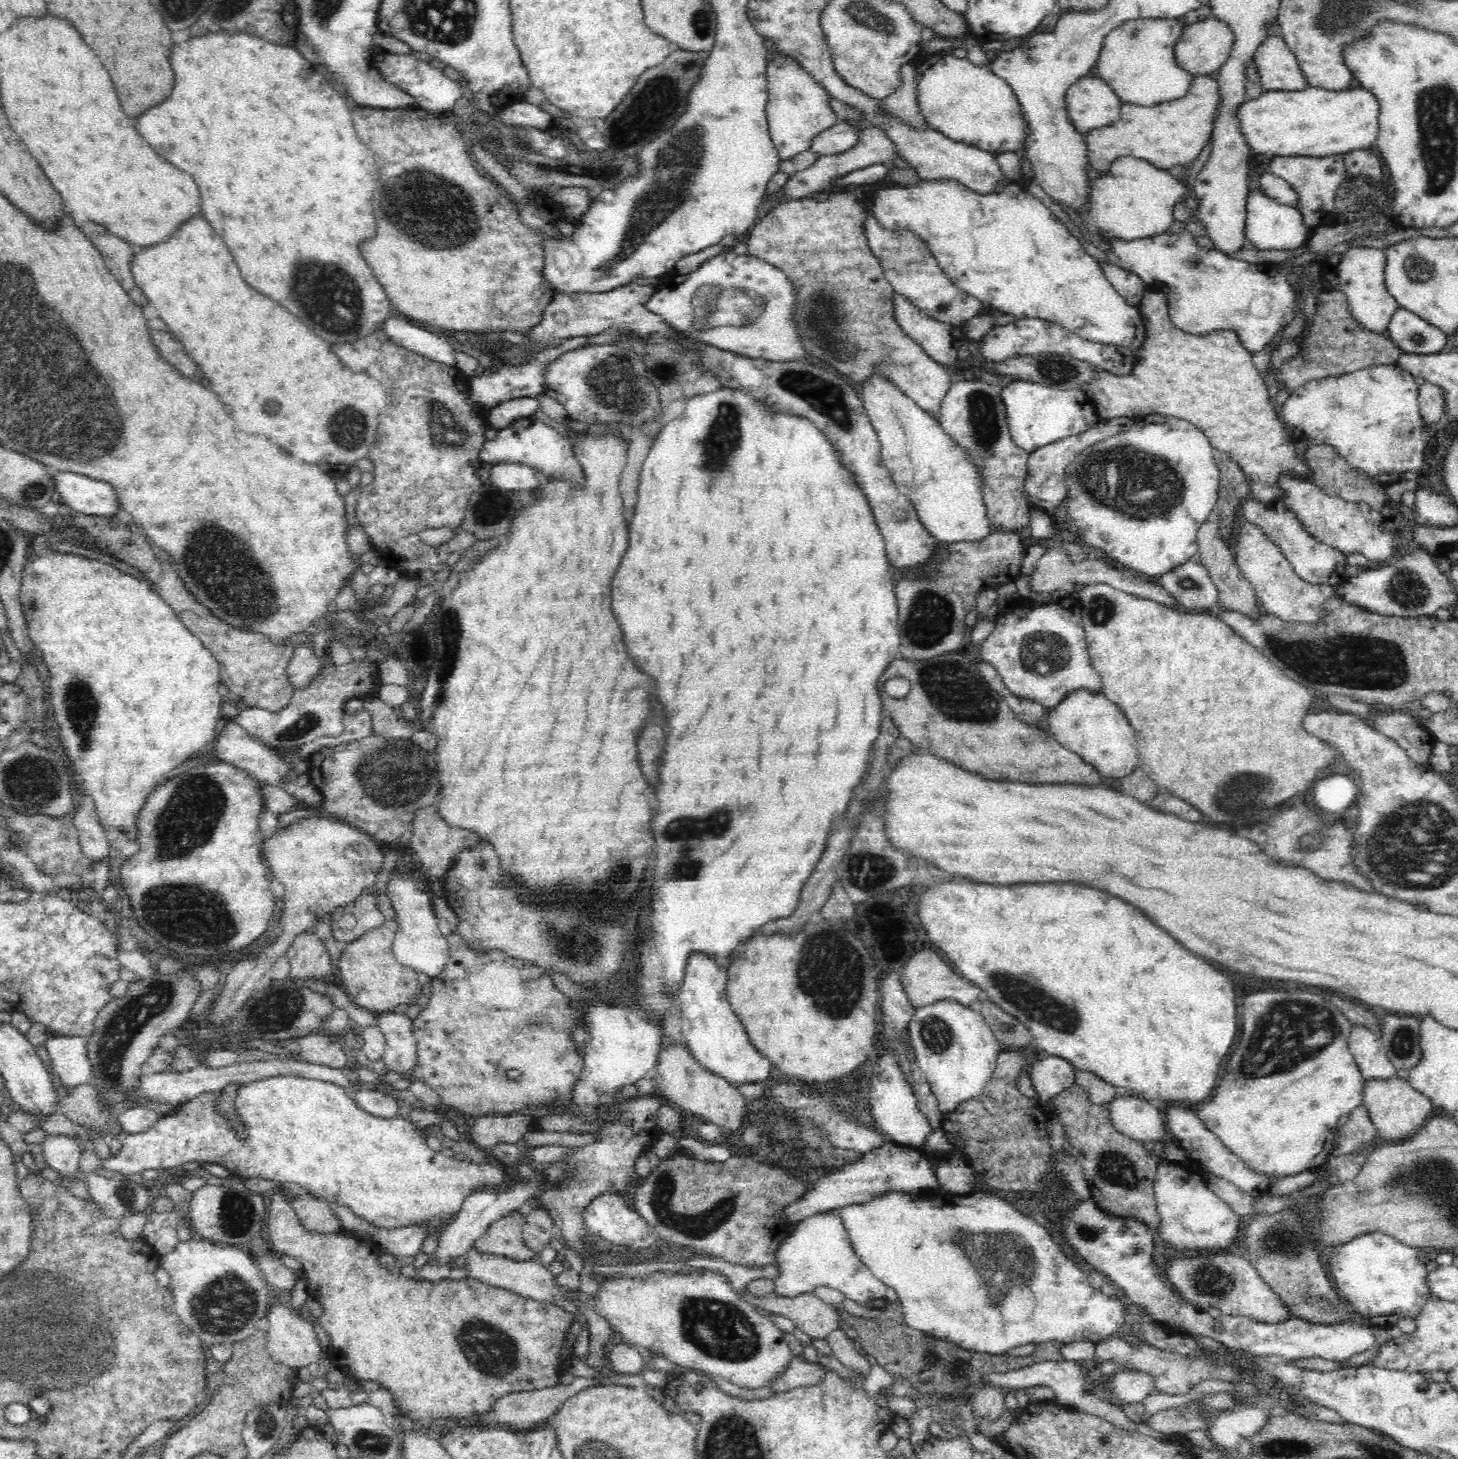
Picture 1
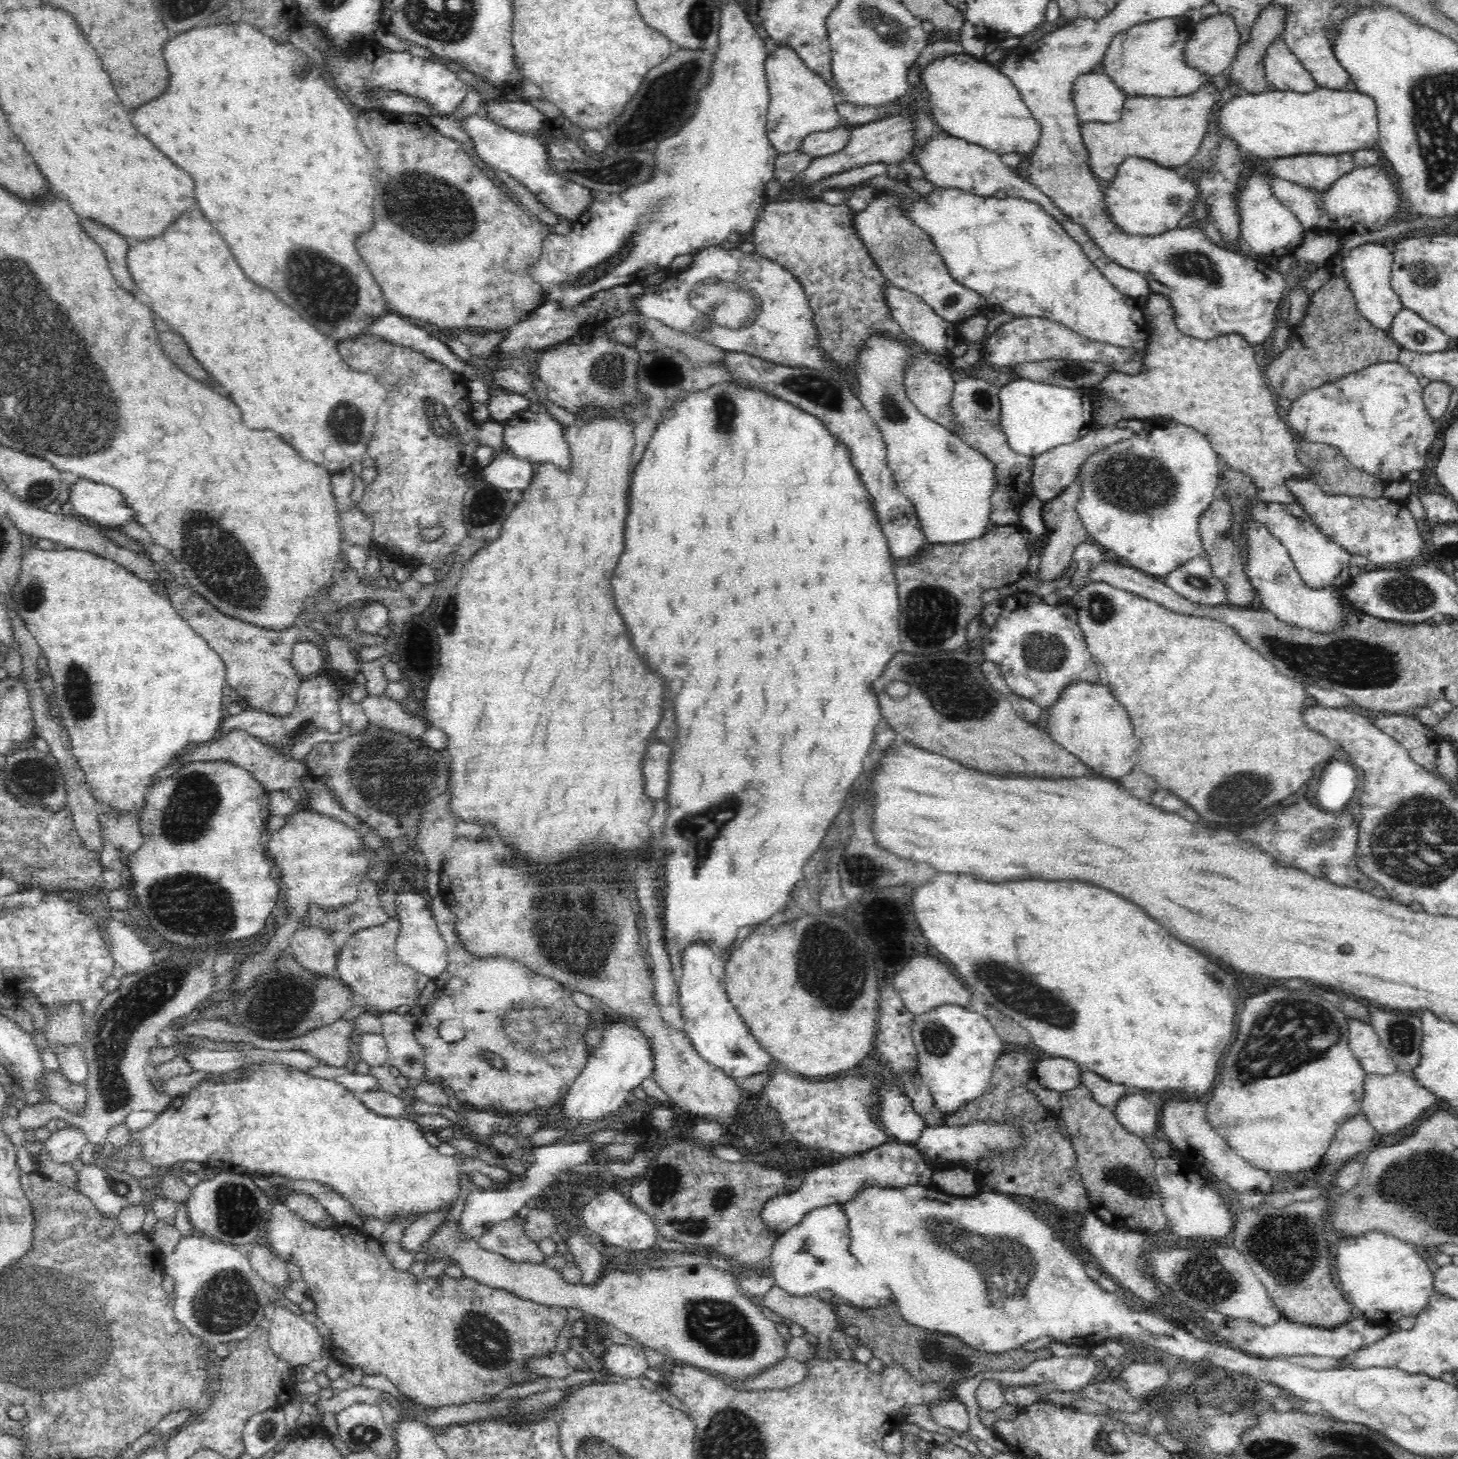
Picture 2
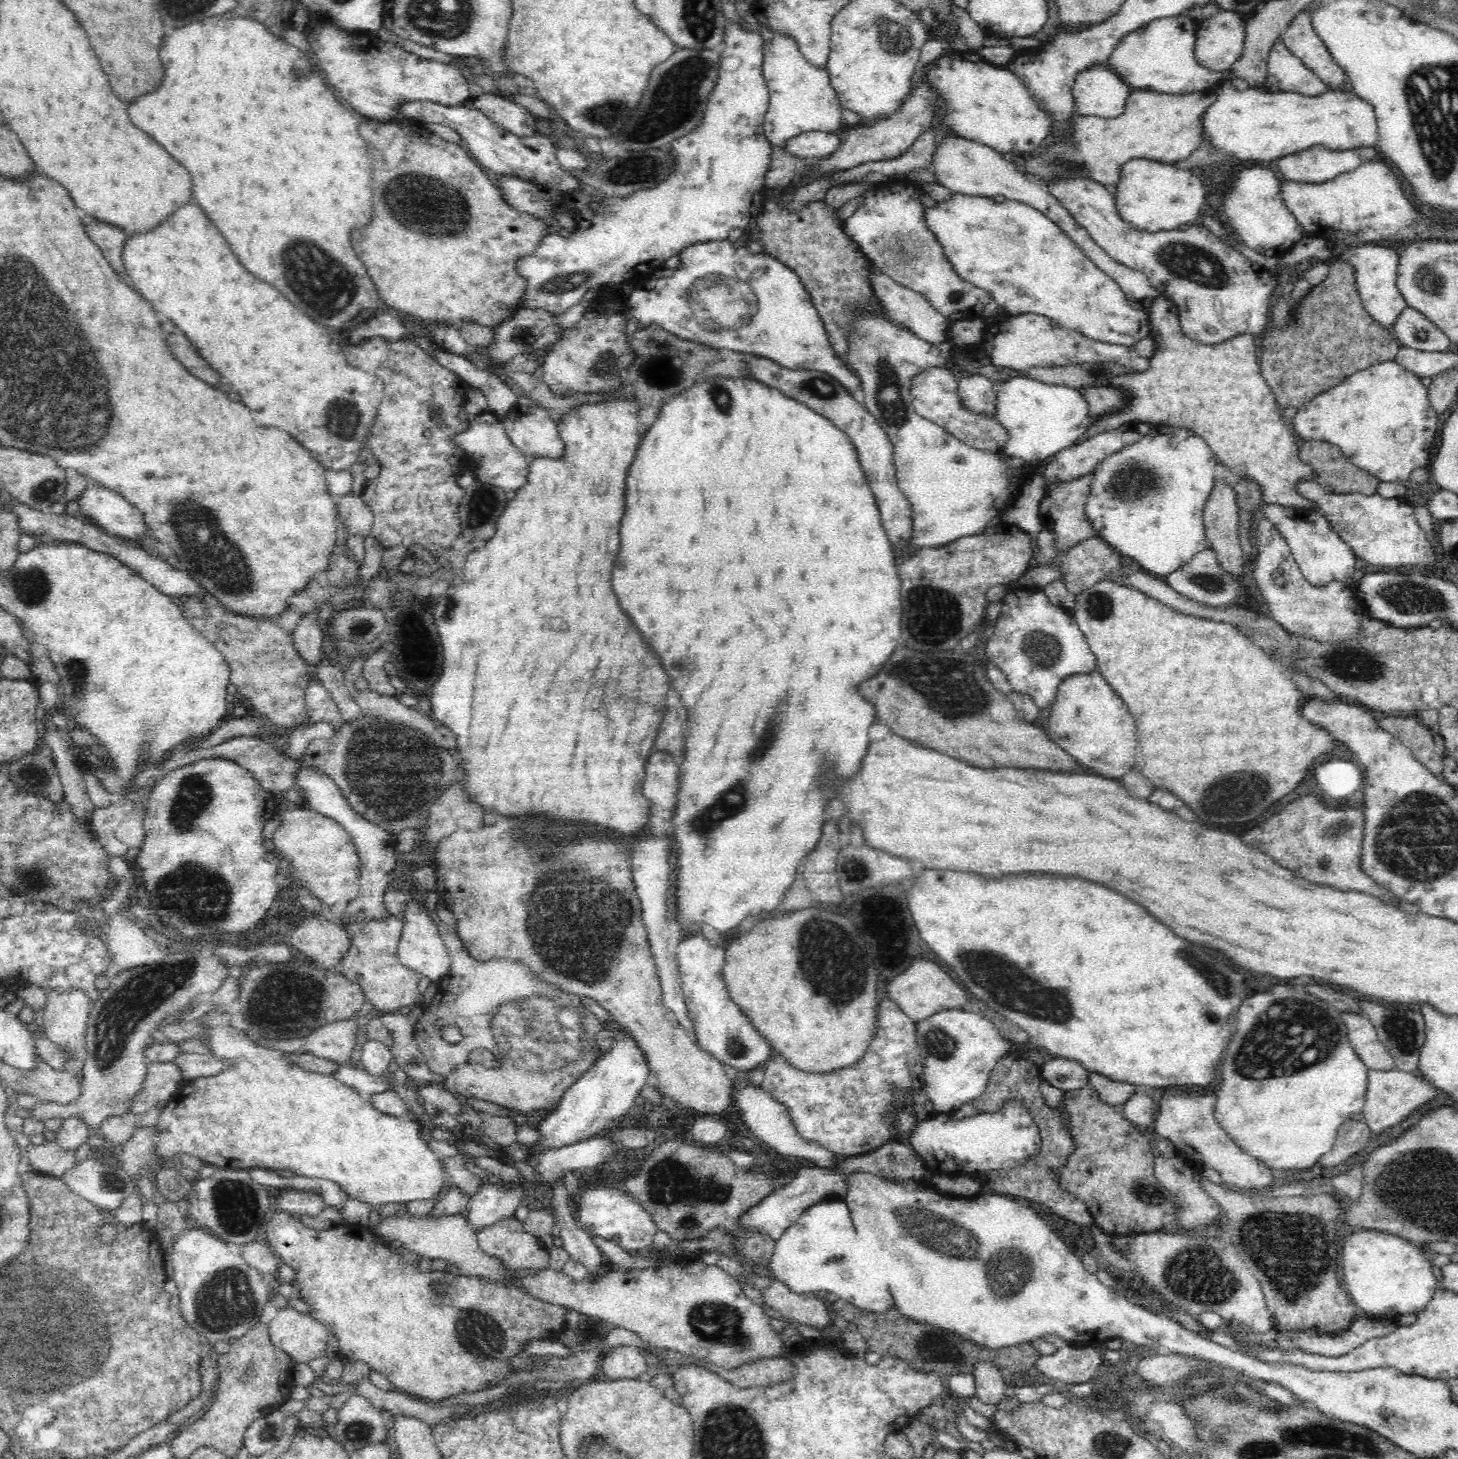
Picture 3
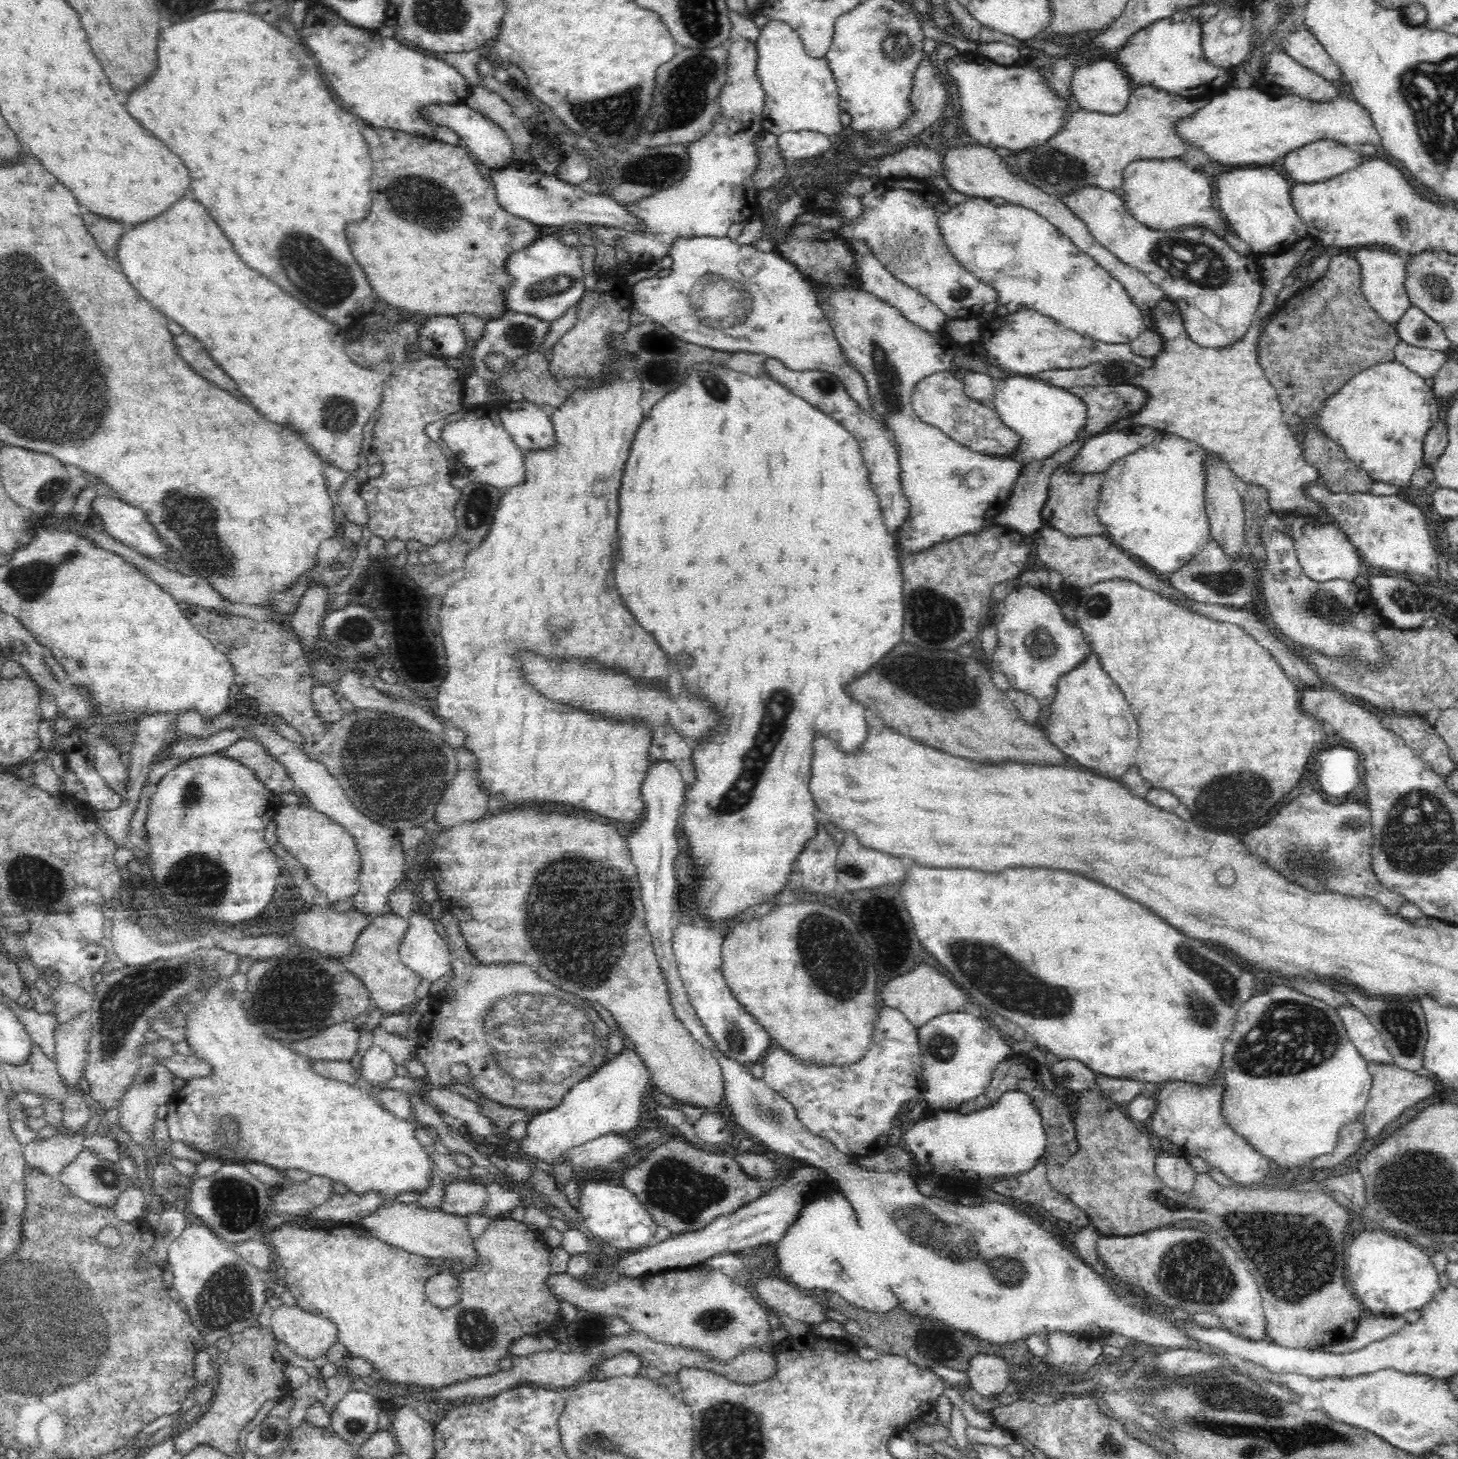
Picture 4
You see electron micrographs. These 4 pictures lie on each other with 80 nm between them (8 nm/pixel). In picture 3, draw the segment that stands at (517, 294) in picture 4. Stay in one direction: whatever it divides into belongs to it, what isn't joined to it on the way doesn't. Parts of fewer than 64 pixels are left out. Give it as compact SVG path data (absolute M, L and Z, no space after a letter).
M729 21L729 24L726 25L724 34L724 43L720 56L720 70L718 70L716 86L714 86L714 90L710 92L710 98L706 100L706 116L704 116L704 122L702 122L702 126L700 126L696 132L692 132L692 134L688 134L688 136L684 136L684 138L680 138L680 140L676 140L676 142L672 144L672 150L674 150L674 156L676 156L676 160L674 160L674 166L676 166L676 168L670 172L672 176L668 176L666 180L660 182L660 184L656 184L654 188L646 188L646 190L634 192L634 194L630 194L630 196L626 196L626 198L602 196L602 202L600 202L602 210L598 210L598 215L595 214L594 220L592 220L593 224L588 226L588 228L584 228L580 234L575 234L576 232L574 232L574 234L571 234L574 235L572 238L563 239L559 234L548 234L544 236L534 254L523 256L517 260L517 271L522 275L522 279L526 280L526 290L523 292L523 297L519 304L520 309L541 308L552 315L562 314L566 312L568 308L572 308L574 304L578 304L582 298L584 298L584 294L590 289L599 290L604 287L618 286L630 282L630 280L636 278L636 276L642 276L642 274L650 275L654 270L660 269L667 258L678 256L684 248L690 248L692 244L702 244L714 240L726 240L730 230L738 228L743 231L750 222L758 218L763 209L764 195L762 191L765 188L763 182L765 174L769 171L771 150L773 147L767 139L763 127L765 114L769 107L770 96L768 85L763 77L764 43L760 33L756 31L753 33L745 31L732 21Z

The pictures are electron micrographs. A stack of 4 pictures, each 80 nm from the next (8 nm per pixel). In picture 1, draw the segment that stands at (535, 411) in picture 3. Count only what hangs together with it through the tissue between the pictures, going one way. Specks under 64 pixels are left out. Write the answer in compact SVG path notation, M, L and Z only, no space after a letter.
M535 415L517 418L511 425L496 432L494 440L485 440L479 452L482 464L512 462L538 468L547 478L556 477L572 483L585 481L582 465L575 457L572 444L560 435L560 432L540 421Z

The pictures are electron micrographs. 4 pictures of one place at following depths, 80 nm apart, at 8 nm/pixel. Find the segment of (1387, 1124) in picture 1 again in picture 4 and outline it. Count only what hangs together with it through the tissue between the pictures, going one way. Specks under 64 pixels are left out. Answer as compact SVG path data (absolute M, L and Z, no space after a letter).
M1371 1062L1368 1065L1368 1070L1372 1074L1372 1086L1365 1111L1360 1119L1365 1126L1366 1139L1375 1139L1379 1134L1382 1134L1384 1126L1390 1124L1404 1110L1434 1094L1434 1079L1416 1075L1414 1072L1394 1064Z

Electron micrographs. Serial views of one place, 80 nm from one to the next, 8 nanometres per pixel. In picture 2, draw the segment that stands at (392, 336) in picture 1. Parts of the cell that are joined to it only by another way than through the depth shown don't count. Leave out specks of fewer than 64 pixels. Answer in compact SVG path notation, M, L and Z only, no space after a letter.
M388 312L378 317L367 326L367 329L362 334L358 335L381 336L388 342L422 352L423 356L431 358L441 365L444 364L453 373L462 373L466 380L487 376L486 373L482 373L482 370L471 366L457 355L454 355L446 343L442 343L434 336L431 336L426 329L420 328L420 324L412 326L410 322L400 318L396 312L394 314Z

